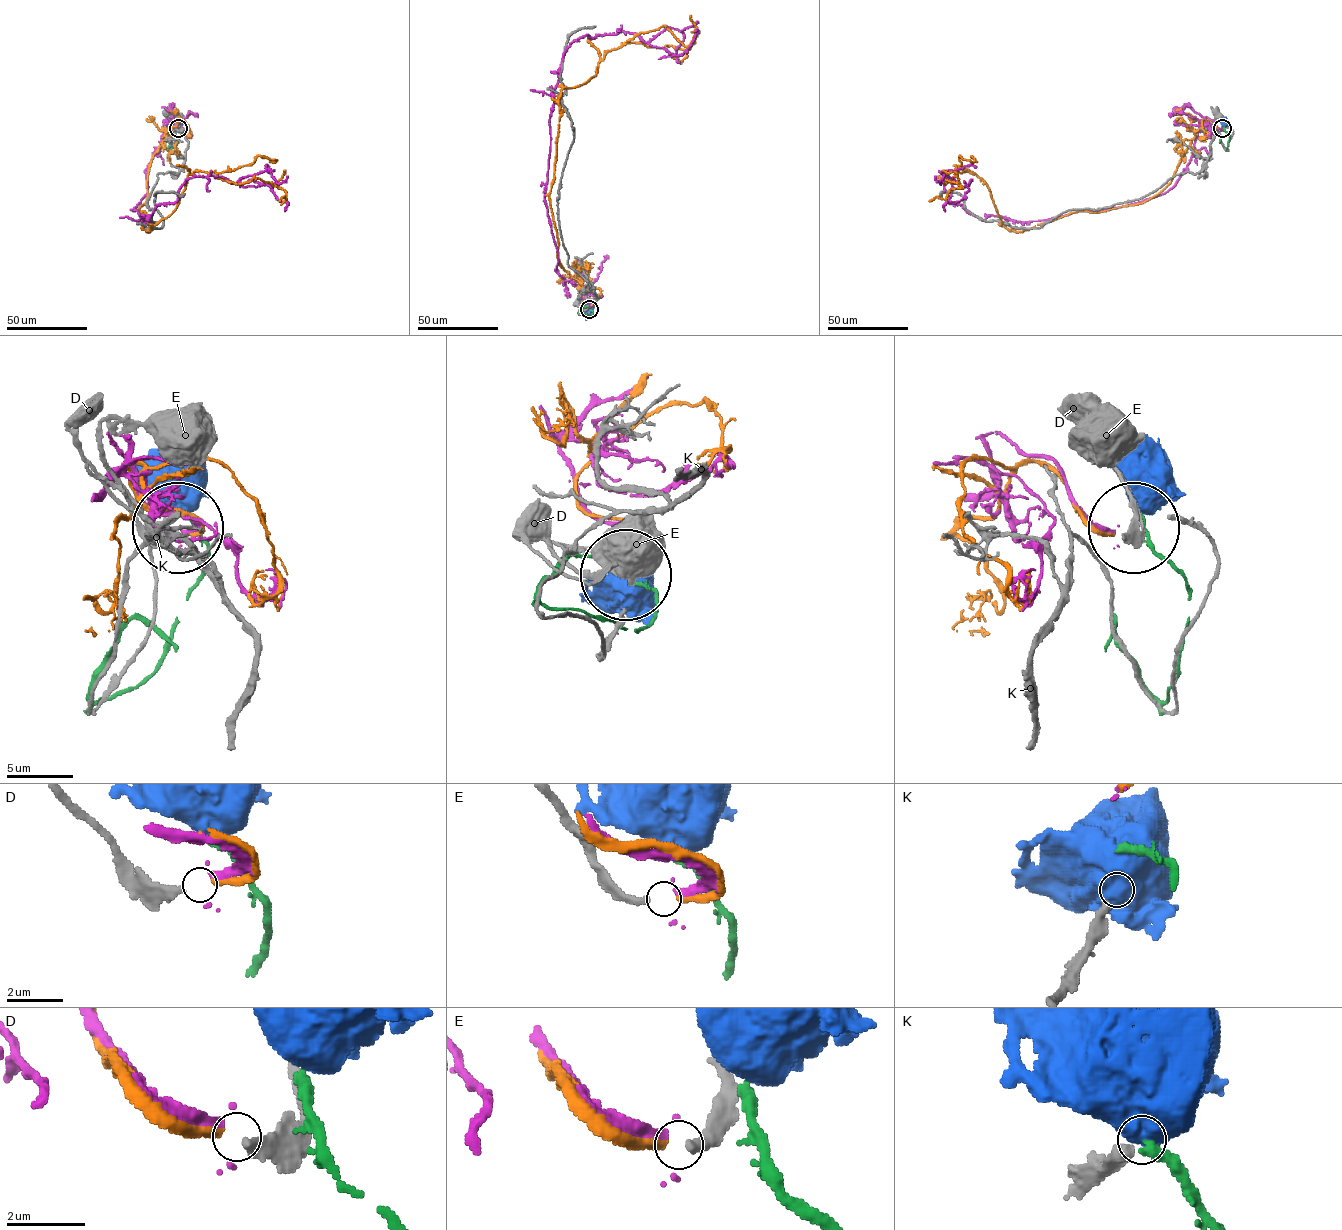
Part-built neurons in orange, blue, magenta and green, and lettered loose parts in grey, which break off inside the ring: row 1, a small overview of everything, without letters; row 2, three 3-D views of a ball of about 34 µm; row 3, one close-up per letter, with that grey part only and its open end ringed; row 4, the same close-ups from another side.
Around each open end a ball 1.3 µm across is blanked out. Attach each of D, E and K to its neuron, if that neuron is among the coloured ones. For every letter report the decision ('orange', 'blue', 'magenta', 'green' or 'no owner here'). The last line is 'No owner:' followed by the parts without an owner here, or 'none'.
D: no owner here
E: orange
K: blue
No owner: D

